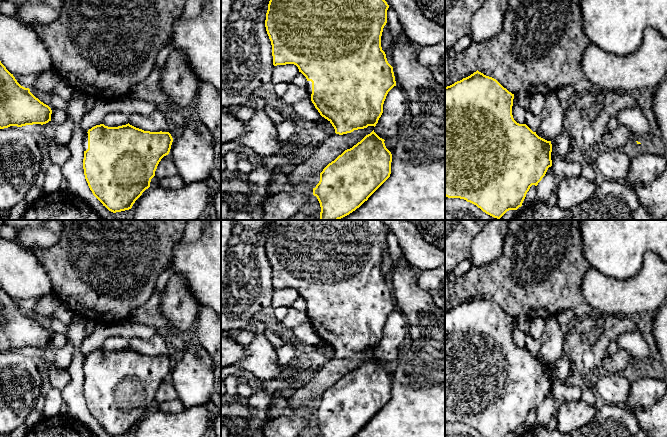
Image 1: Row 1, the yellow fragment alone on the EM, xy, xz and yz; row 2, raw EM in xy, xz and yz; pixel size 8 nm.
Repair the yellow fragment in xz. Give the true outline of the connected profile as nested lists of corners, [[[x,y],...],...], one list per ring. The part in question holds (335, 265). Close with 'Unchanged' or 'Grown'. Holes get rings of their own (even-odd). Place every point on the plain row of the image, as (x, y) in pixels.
[[[272,220],[266,237],[265,251],[272,269],[273,289],[294,288],[307,303],[307,314],[311,325],[320,339],[327,343],[339,359],[354,354],[376,350],[383,337],[383,328],[388,316],[396,310],[393,291],[388,287],[386,278],[381,271],[383,252],[387,247],[389,229],[381,220]]]. Grown

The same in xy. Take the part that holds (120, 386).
[[[129,347],[118,351],[100,348],[89,353],[83,363],[83,393],[93,419],[113,437],[131,433],[150,411],[157,390],[169,378],[172,366],[169,356],[144,355]]]. Grown

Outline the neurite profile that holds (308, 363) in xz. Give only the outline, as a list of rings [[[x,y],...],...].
[[[321,340],[312,351],[295,357],[293,367],[306,377],[312,375],[331,360],[328,355],[330,350],[332,350],[330,345]]]

